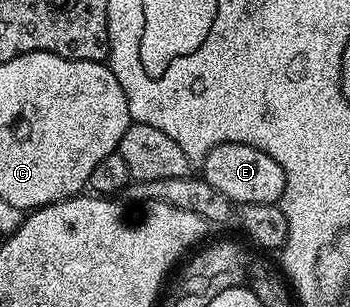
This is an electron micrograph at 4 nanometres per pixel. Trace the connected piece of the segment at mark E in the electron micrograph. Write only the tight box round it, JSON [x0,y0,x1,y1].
[199,142,285,206]

